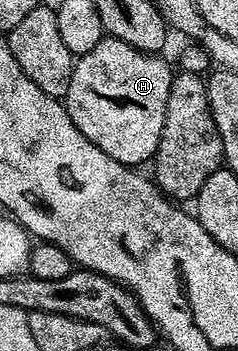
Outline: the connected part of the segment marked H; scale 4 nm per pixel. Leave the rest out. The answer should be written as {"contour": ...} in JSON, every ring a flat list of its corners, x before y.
{"contour":[[104,36,92,52,81,55,74,63,72,84,68,84,68,92,64,105,68,116,72,116,72,124,100,148,100,152,108,152,112,160,131,168,141,167,141,162,149,163,160,144,160,132,164,132,164,112,168,108,168,92,174,79,172,66,158,54,145,54,143,50,132,48,132,44,124,44,124,40,116,40]]}

